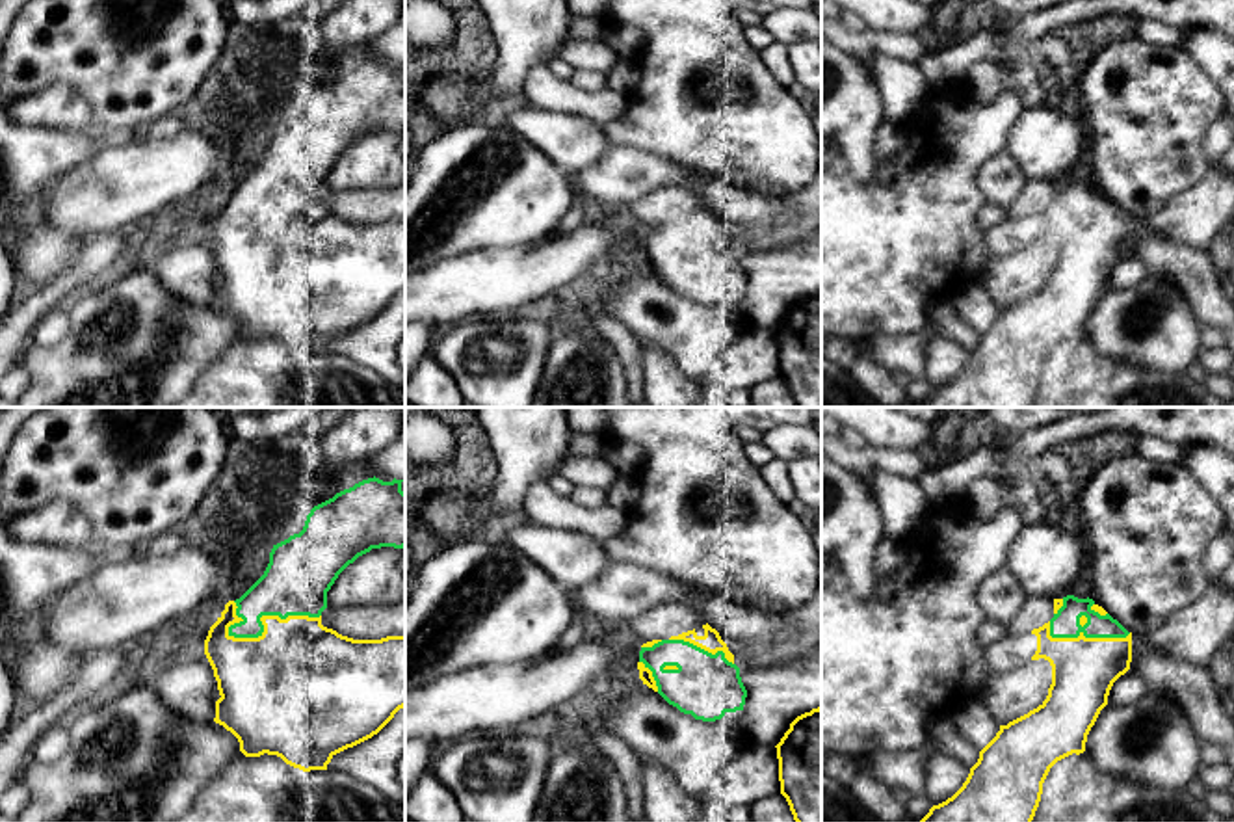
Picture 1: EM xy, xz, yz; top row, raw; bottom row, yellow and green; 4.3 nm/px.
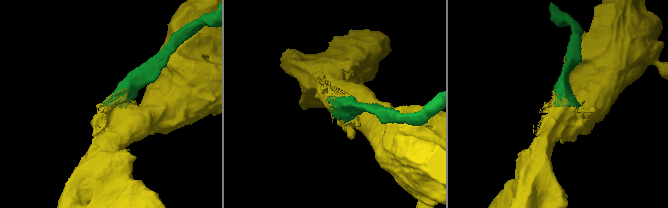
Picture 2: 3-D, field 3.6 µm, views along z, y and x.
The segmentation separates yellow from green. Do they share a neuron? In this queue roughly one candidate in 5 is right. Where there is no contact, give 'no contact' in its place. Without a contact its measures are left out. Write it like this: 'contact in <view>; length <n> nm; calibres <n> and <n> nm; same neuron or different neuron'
contact in xy; length 420 nm; calibres 400 and 280 nm; different neuron

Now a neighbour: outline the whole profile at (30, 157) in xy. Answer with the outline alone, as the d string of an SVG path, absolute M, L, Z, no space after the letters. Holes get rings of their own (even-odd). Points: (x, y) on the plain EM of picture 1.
M0 110L0 227L15 232L19 288L39 290L69 273L95 238L46 223L45 186L76 169L112 139L104 132L52 130L15 123Z

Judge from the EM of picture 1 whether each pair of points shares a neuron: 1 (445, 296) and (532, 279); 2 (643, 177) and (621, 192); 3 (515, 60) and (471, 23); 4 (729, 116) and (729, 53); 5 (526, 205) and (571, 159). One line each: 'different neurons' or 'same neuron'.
1: same neuron
2: same neuron
3: different neurons
4: same neuron
5: different neurons

